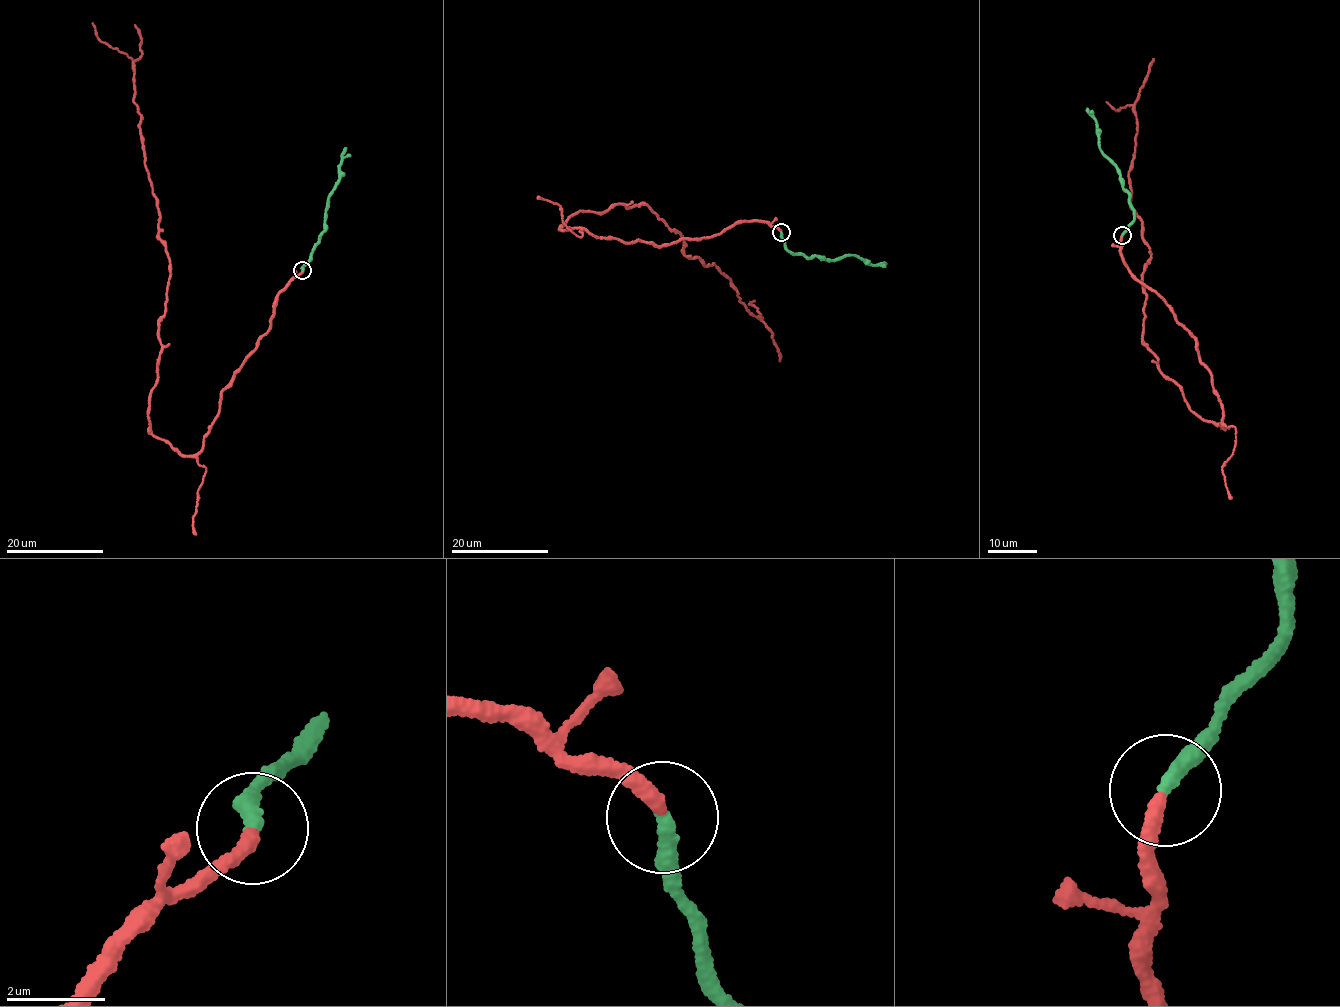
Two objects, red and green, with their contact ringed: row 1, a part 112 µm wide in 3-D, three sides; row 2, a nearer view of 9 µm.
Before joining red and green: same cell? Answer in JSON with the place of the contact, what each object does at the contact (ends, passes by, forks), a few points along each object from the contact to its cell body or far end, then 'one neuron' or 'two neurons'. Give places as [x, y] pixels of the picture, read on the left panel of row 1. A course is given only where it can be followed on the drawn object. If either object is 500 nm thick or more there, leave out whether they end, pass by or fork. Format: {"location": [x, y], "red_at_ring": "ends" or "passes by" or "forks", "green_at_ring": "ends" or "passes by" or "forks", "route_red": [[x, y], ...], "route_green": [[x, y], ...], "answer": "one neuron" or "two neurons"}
{"location": [302, 270], "red_at_ring": "ends", "green_at_ring": "ends", "route_red": [[303, 271], [221, 393], [201, 451], [184, 456], [149, 430], [170, 258], [134, 101], [134, 25]], "route_green": [[303, 271], [324, 229], [330, 194], [338, 179], [338, 166], [346, 147]], "answer": "one neuron"}

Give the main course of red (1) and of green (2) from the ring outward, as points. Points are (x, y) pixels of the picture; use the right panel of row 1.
1: (1122, 235), (1127, 269), (1195, 338), (1224, 428), (1190, 409), (1142, 339), (1151, 251), (1129, 171), (1154, 59)
2: (1122, 235), (1133, 221), (1129, 192), (1122, 183), (1119, 169), (1100, 146), (1098, 124), (1087, 108)

